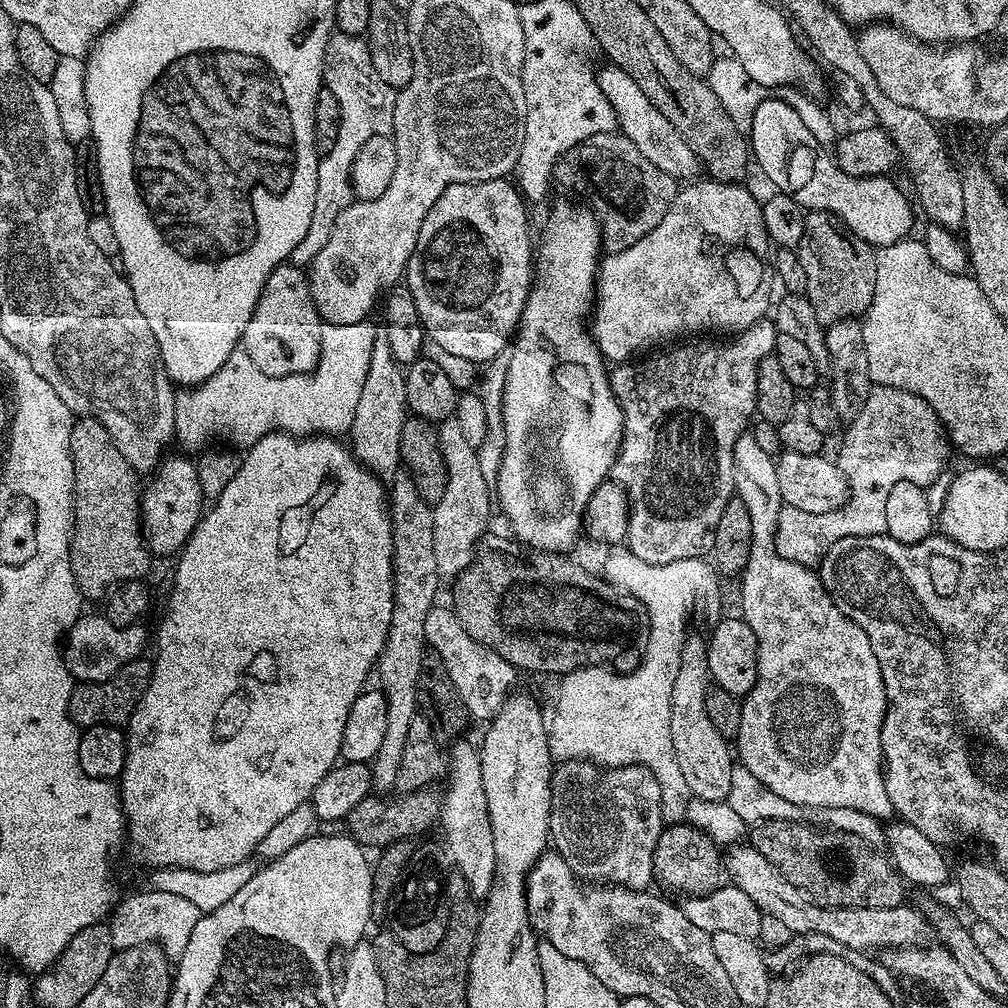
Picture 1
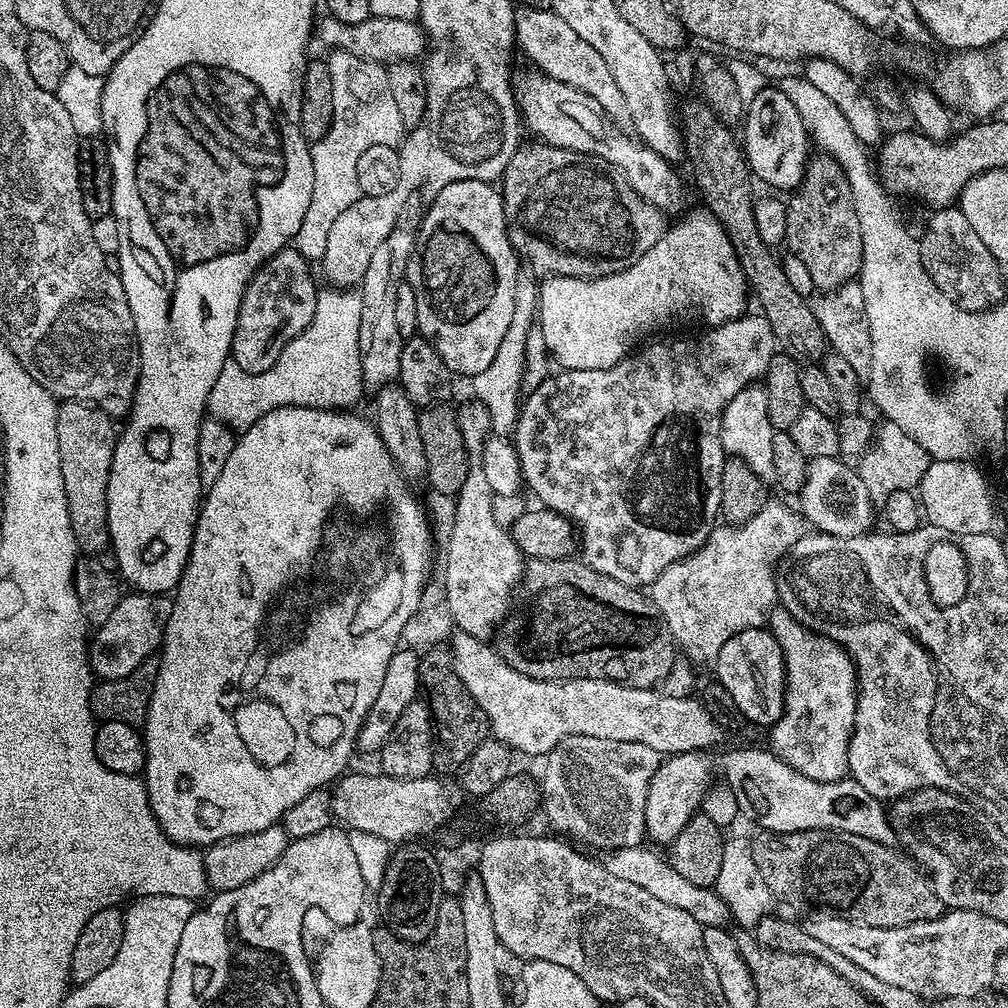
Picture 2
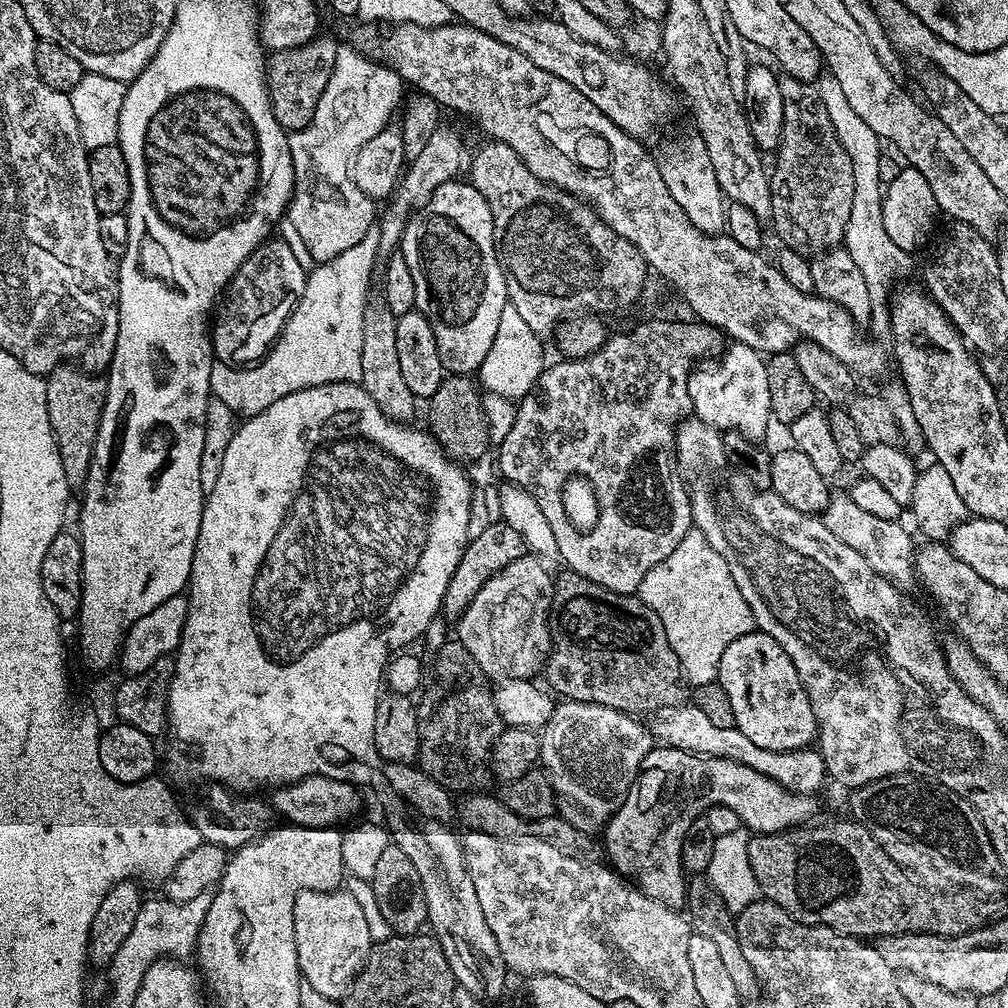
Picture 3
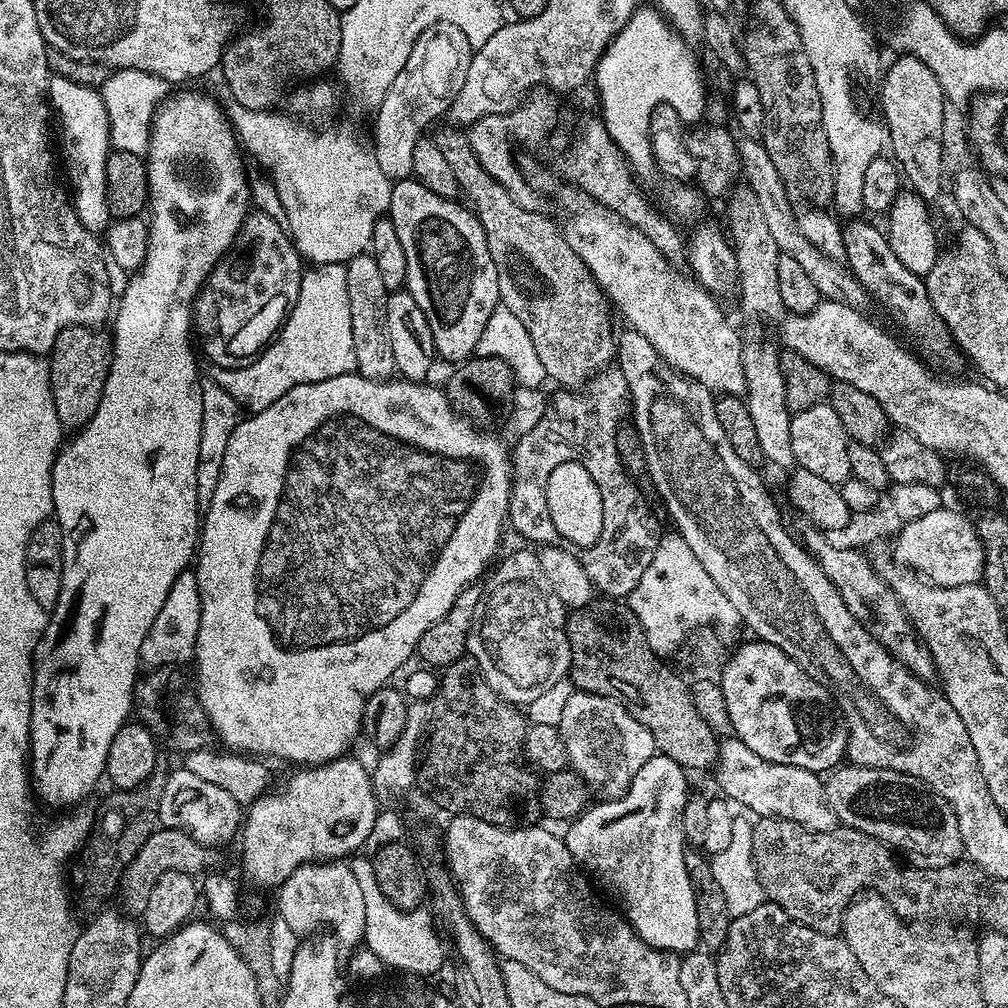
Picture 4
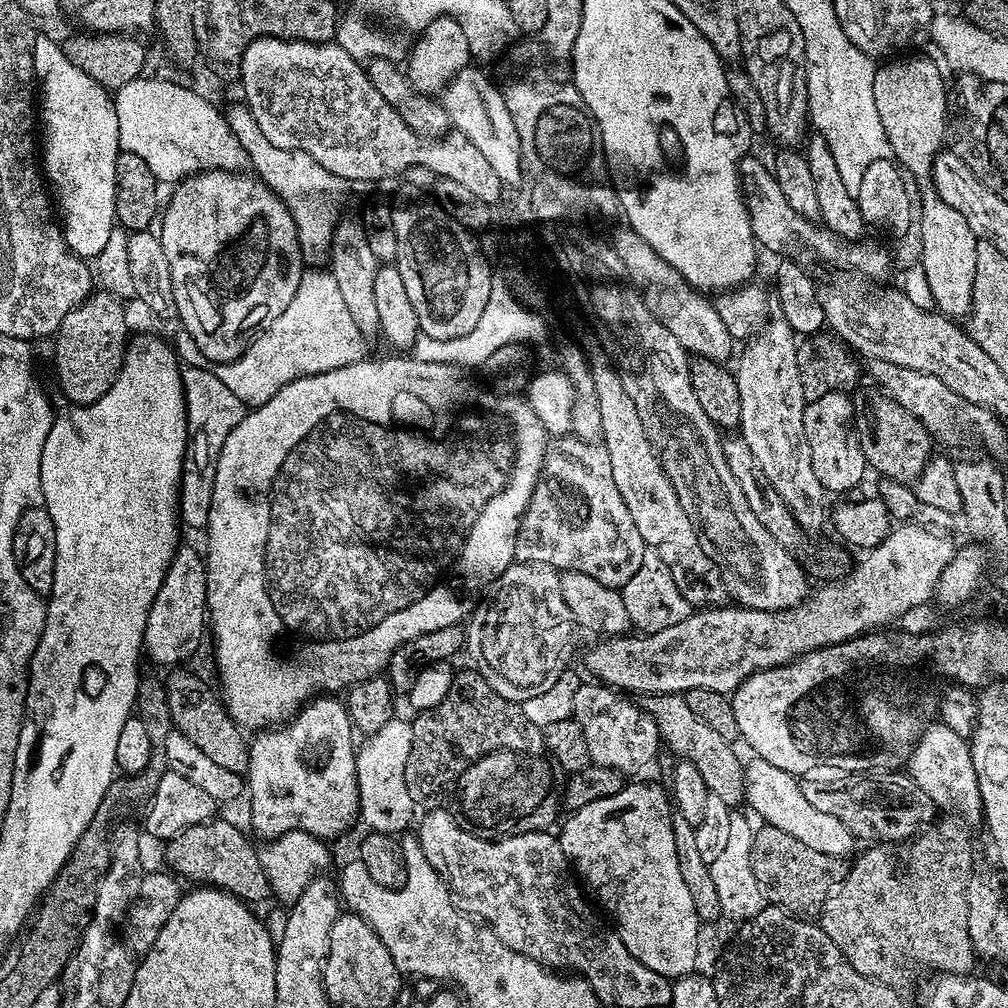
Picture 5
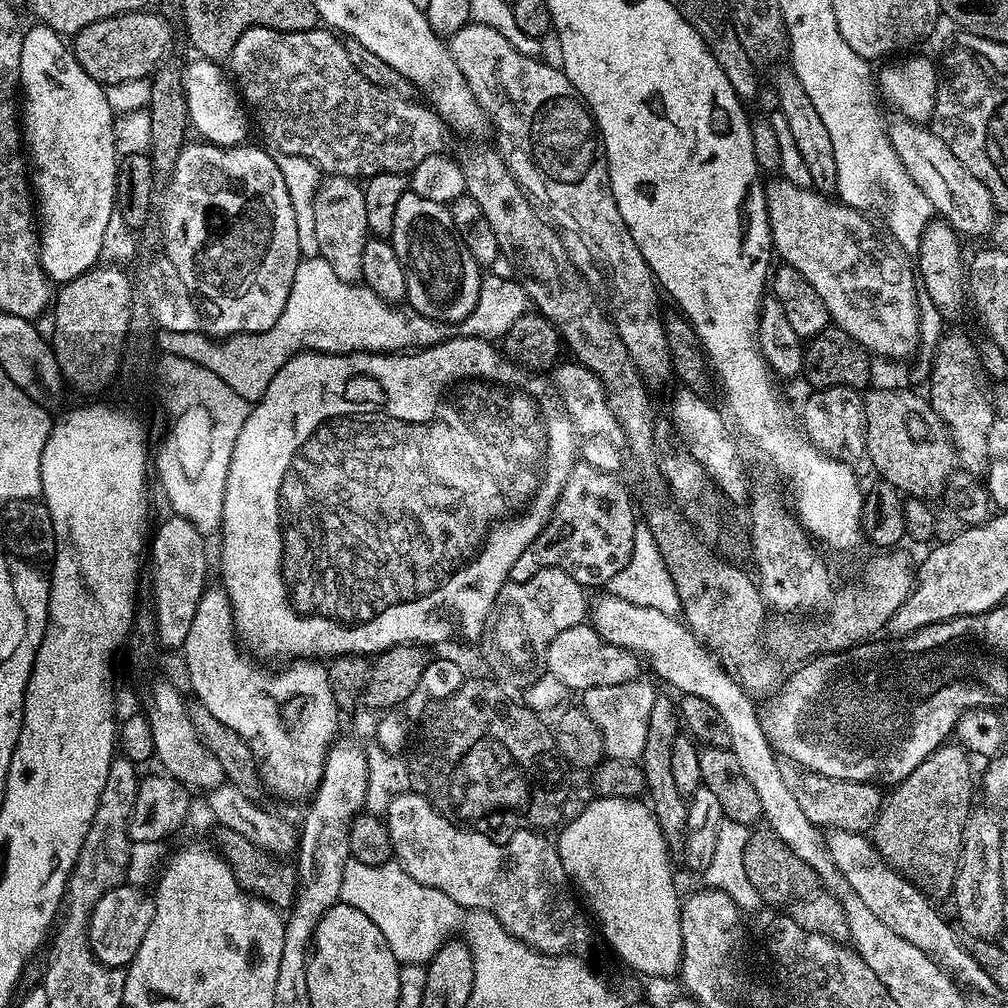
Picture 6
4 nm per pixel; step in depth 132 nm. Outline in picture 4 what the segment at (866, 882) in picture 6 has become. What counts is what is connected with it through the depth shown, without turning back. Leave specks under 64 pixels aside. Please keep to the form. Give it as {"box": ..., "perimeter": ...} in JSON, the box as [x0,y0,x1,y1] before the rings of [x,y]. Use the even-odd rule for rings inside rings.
{"box":[714,738,838,832],"perimeter":[[[724,738],[719,741],[720,754],[714,765],[716,780],[725,797],[733,805],[741,804],[749,813],[757,812],[757,817],[777,816],[783,820],[793,820],[812,832],[831,832],[838,821],[834,810],[824,797],[824,785],[821,777],[815,772],[790,766],[775,764],[766,758],[758,758],[750,746],[735,738]]]}

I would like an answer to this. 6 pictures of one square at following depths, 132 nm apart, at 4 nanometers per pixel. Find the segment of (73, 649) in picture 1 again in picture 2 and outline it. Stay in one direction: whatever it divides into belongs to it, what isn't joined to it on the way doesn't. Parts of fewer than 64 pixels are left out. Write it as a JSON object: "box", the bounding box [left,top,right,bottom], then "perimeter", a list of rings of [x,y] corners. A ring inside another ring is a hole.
{"box":[88,592,173,681],"perimeter":[[[136,592],[135,594],[121,595],[118,606],[106,622],[102,622],[91,633],[88,645],[88,665],[92,668],[93,677],[101,681],[126,678],[135,668],[150,655],[153,655],[161,647],[166,630],[166,622],[170,618],[173,597],[168,594],[153,594],[150,592]]]}

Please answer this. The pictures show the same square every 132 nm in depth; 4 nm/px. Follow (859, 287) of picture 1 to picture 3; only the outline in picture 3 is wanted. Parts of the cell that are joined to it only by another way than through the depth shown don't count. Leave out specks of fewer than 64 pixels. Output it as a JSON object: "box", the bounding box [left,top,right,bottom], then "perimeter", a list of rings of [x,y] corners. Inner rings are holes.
{"box":[768,74,854,258],"perimeter":[[[785,74],[779,77],[779,81],[784,103],[784,129],[779,147],[774,152],[776,165],[773,168],[771,165],[768,181],[772,207],[770,223],[776,227],[776,236],[783,247],[793,248],[812,258],[837,247],[844,239],[846,222],[850,222],[850,206],[854,202],[854,166],[850,166],[850,154],[846,154],[842,142],[838,142],[838,134],[834,134],[830,114],[826,114],[826,106],[822,106],[819,87]]]}

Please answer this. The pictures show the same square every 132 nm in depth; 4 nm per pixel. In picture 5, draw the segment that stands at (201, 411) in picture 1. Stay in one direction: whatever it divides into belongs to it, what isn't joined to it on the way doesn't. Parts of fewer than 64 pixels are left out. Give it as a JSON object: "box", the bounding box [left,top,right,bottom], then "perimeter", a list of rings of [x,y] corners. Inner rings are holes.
{"box":[211,270,366,409],"perimeter":[[[328,270],[305,271],[294,298],[290,298],[290,306],[286,306],[286,310],[282,310],[282,314],[278,314],[256,338],[234,360],[234,366],[211,365],[214,375],[249,409],[261,408],[282,390],[282,386],[298,378],[341,368],[366,356],[365,333],[360,332],[354,318],[350,318],[346,298],[342,298],[338,282],[334,282]]]}

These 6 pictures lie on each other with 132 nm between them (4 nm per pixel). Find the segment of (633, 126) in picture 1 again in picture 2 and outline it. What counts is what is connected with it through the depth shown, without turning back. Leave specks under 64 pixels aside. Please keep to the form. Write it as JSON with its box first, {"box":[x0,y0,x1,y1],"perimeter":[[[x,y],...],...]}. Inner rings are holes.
{"box":[515,7,628,119],"perimeter":[[[517,7],[515,14],[515,32],[517,47],[539,71],[556,81],[566,82],[575,89],[582,90],[594,98],[609,119],[625,119],[628,107],[617,88],[614,76],[607,69],[606,62],[598,50],[578,38],[578,34],[558,14],[550,8]]]}

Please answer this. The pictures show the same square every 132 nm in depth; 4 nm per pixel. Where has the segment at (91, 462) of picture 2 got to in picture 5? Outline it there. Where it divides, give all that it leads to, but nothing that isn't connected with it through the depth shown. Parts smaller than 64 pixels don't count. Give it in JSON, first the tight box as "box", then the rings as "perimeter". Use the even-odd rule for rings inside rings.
{"box":[54,290,130,404],"perimeter":[[[100,290],[62,318],[60,329],[54,333],[57,346],[54,365],[56,380],[60,383],[59,395],[69,404],[93,404],[114,386],[124,365],[124,349],[130,343],[123,306],[119,299]]]}

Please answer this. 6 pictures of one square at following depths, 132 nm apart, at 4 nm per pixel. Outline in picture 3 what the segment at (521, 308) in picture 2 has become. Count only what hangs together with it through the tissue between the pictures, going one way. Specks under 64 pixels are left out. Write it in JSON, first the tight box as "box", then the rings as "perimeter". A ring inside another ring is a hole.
{"box":[484,303,546,400],"perimeter":[[[508,303],[503,308],[503,318],[499,322],[498,333],[494,336],[494,343],[485,360],[485,374],[488,372],[486,382],[484,381],[485,389],[491,395],[511,400],[523,399],[526,393],[535,388],[537,378],[546,366],[542,345],[543,341],[531,321],[518,313],[516,306]]]}

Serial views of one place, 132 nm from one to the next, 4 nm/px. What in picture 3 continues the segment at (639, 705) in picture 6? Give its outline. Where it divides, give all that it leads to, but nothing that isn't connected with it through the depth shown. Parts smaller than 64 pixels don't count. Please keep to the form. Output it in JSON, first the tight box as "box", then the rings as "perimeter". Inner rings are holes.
{"box":[540,702,654,834],"perimeter":[[[564,702],[564,704],[555,709],[554,715],[550,723],[543,729],[540,736],[540,764],[543,771],[548,773],[548,781],[552,783],[552,789],[556,795],[556,811],[566,822],[570,822],[570,826],[574,826],[578,830],[589,834],[599,833],[601,829],[607,825],[608,819],[619,810],[622,802],[628,797],[628,792],[636,782],[636,776],[640,772],[642,762],[646,758],[646,754],[652,751],[654,747],[654,737],[647,727],[644,728],[639,724],[635,715],[627,712],[620,712],[616,708],[610,706],[602,706],[601,704],[581,704],[579,702]]]}

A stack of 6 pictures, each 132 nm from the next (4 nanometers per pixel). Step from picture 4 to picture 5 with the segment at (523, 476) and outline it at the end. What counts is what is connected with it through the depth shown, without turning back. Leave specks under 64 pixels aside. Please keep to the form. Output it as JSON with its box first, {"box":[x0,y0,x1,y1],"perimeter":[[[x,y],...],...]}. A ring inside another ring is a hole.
{"box":[534,434,646,589],"perimeter":[[[564,434],[551,441],[548,452],[544,456],[544,466],[540,471],[540,481],[534,486],[534,492],[538,492],[538,486],[554,488],[553,482],[556,482],[556,479],[572,488],[585,488],[588,491],[589,501],[585,501],[584,507],[590,516],[590,554],[582,554],[584,560],[580,560],[580,566],[582,566],[580,572],[590,574],[590,578],[598,578],[598,582],[611,588],[623,589],[624,584],[630,582],[630,578],[634,578],[634,574],[638,574],[638,566],[642,566],[642,558],[646,549],[642,534],[638,534],[638,526],[634,526],[634,518],[628,516],[626,502],[622,502],[622,494],[618,494],[618,490],[611,486],[600,489],[609,479],[610,458],[606,454],[606,450],[602,446],[592,447],[584,444],[573,434]]]}

